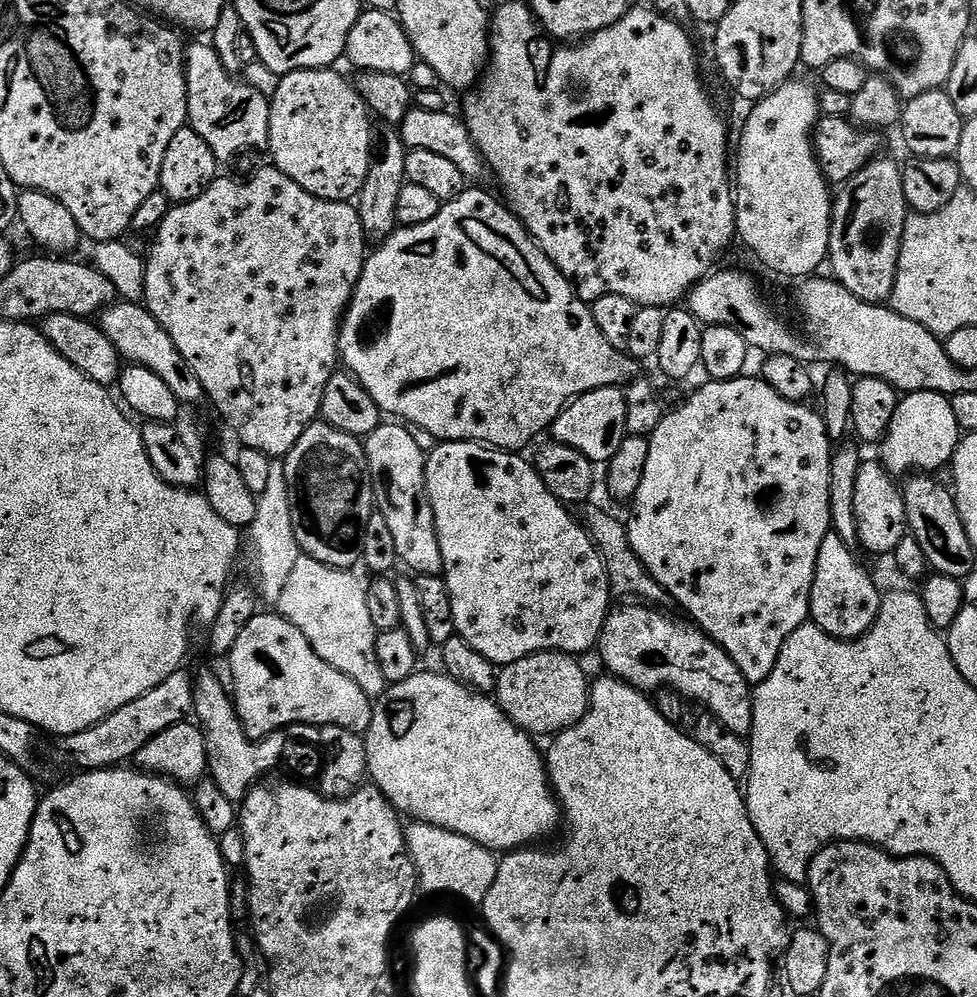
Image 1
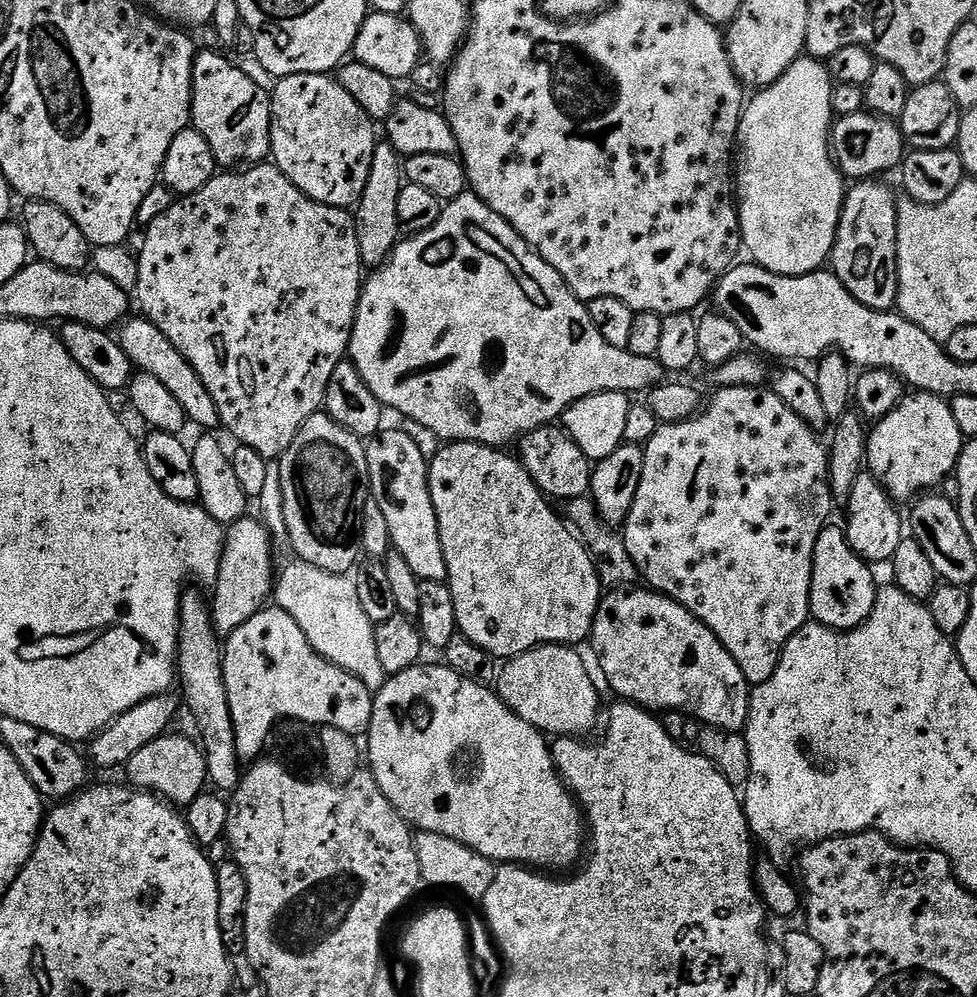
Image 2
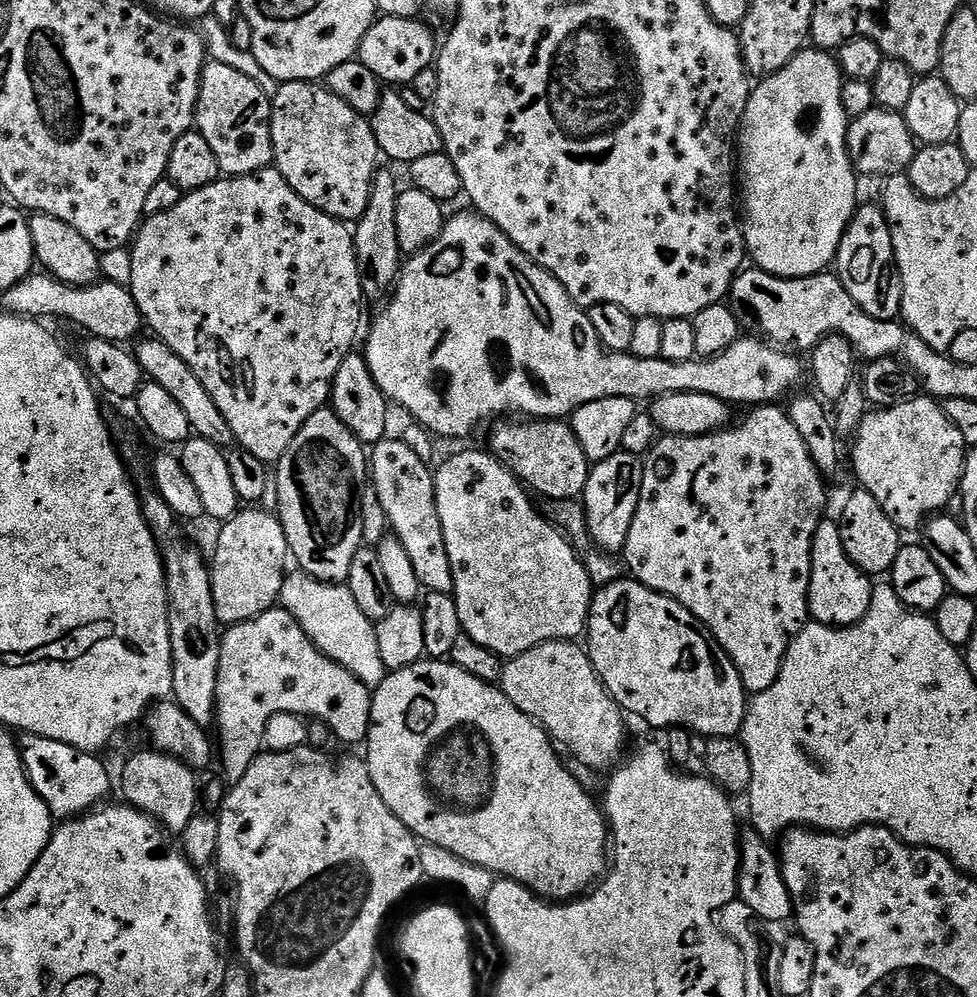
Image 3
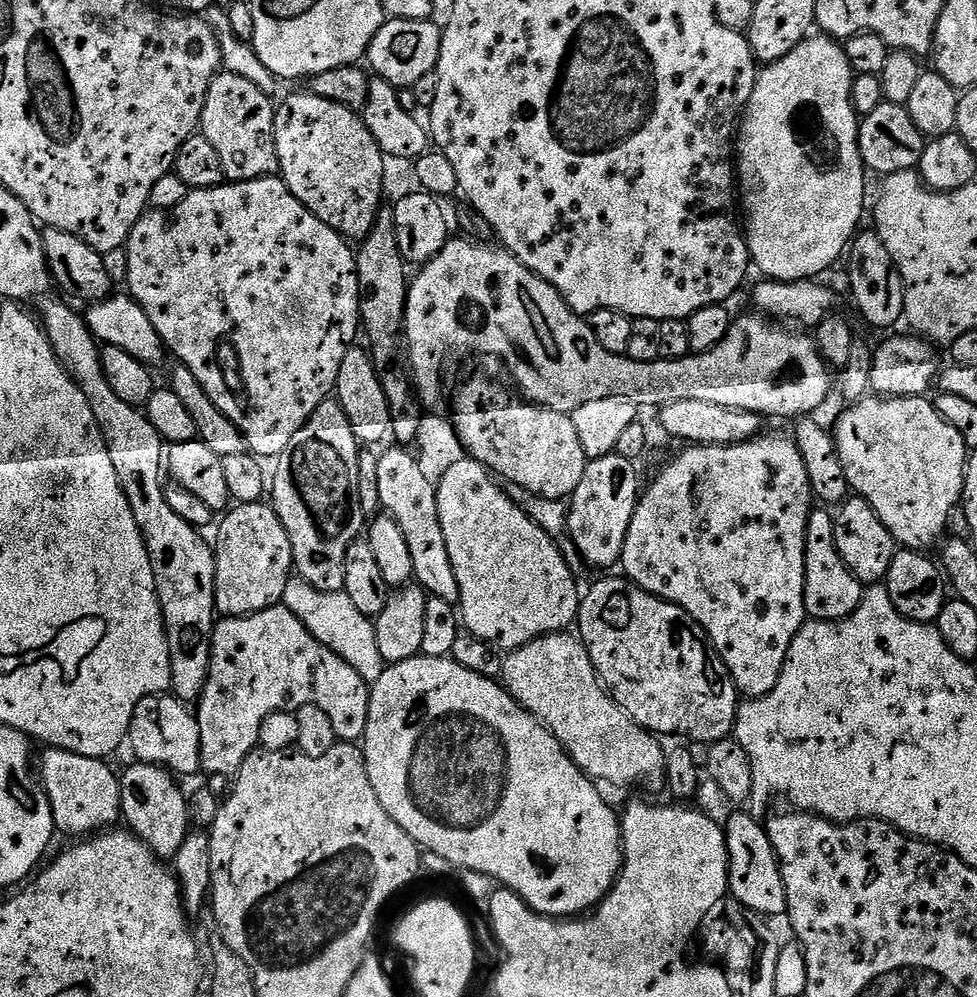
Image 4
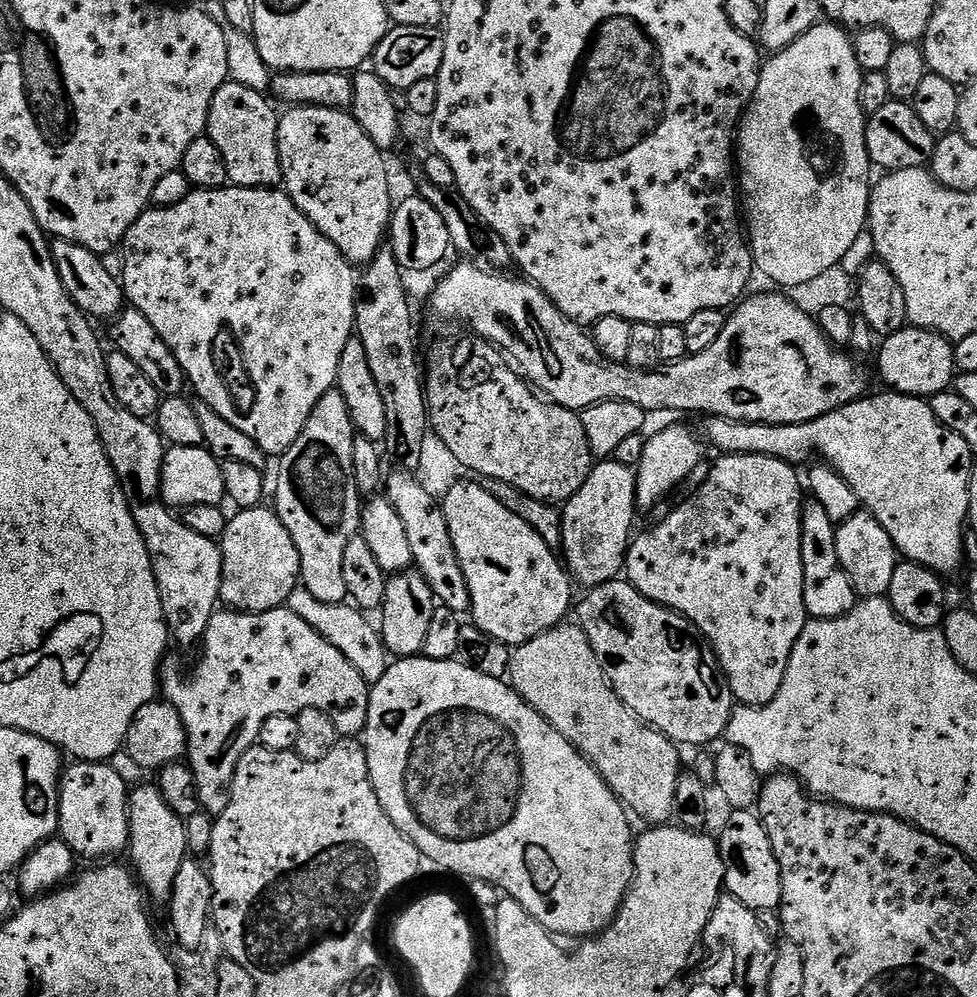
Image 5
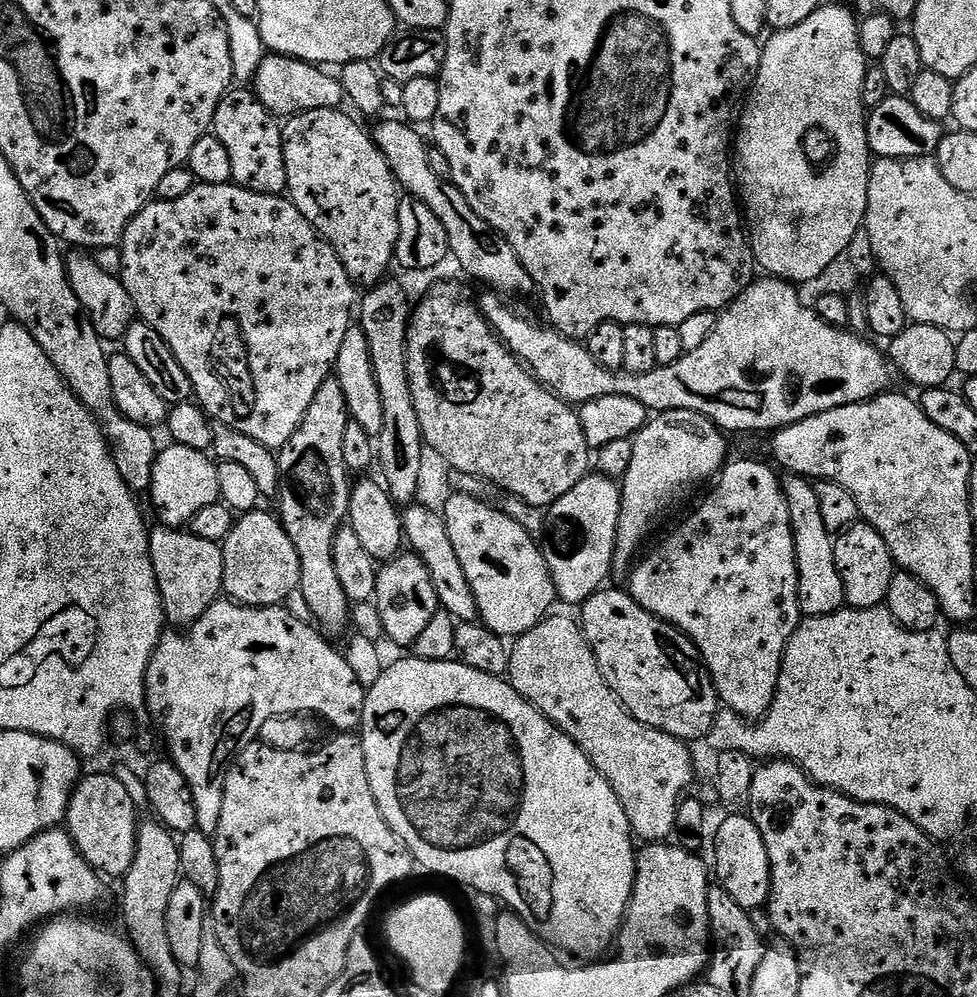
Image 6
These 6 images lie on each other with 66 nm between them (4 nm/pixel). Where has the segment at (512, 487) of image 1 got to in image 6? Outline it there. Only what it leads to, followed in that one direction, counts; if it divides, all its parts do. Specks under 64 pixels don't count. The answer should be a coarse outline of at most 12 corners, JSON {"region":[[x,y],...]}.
{"region":[[453,494],[442,515],[479,623],[521,636],[558,597],[537,537]]}

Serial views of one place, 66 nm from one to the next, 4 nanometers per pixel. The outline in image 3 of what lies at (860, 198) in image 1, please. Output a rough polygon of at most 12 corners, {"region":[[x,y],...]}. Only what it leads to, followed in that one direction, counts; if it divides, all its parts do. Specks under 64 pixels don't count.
{"region":[[861,203],[835,275],[870,318],[896,320],[902,286],[883,207]]}

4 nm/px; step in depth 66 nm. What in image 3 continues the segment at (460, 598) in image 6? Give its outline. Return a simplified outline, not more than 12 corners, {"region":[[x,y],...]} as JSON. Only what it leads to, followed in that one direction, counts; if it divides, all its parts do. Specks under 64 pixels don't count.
{"region":[[404,440],[370,483],[421,589],[452,594],[433,469]]}

